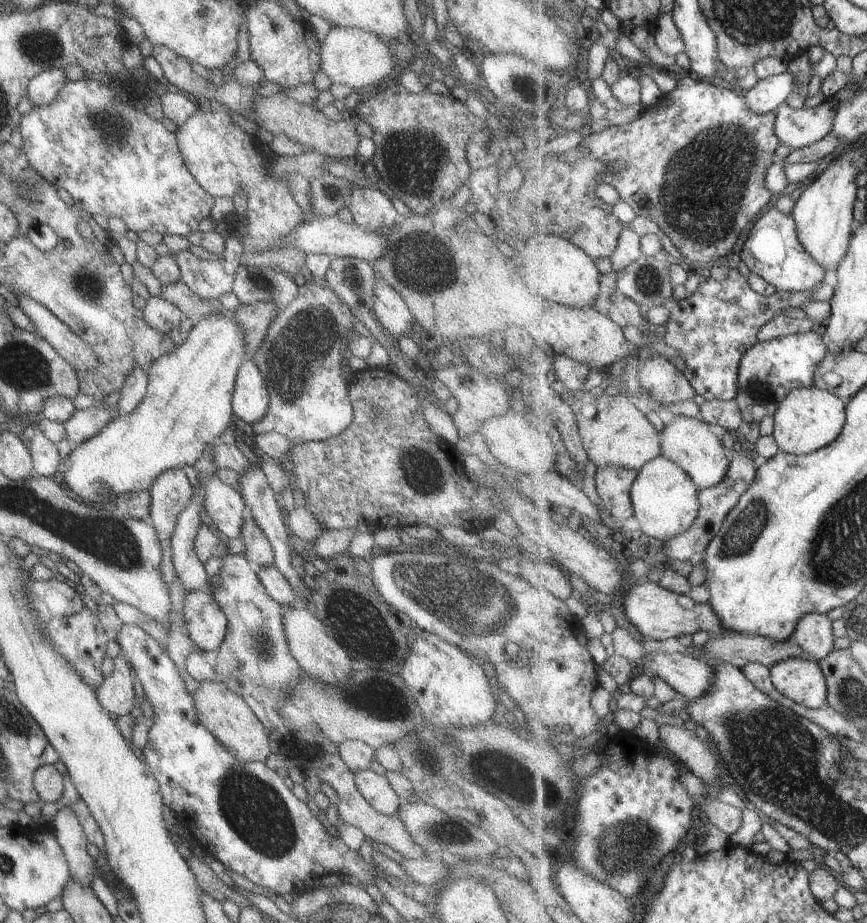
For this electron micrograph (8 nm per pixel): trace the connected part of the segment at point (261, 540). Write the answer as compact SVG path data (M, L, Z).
M244 508L242 512L240 533L244 546L242 556L257 568L272 565L273 553L270 544L261 529L255 524L248 508Z

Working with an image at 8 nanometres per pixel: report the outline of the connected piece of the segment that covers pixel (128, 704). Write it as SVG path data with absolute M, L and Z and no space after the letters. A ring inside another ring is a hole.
M121 651L117 653L113 661L111 674L104 676L94 690L97 702L109 714L115 714L115 716L129 715L135 698L132 673Z

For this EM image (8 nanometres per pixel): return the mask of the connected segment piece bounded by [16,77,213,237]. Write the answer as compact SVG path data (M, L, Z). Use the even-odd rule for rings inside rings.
M81 78L81 80L66 81L57 93L57 96L44 107L31 107L31 109L18 118L16 126L21 135L23 146L22 151L25 153L29 172L33 176L37 176L41 182L51 186L51 188L63 188L65 192L73 199L73 206L83 209L85 212L92 214L101 214L101 216L116 216L119 217L126 226L126 230L132 230L137 233L141 230L149 230L169 235L187 236L190 232L197 231L199 220L209 216L209 210L213 205L211 198L202 188L194 181L194 178L189 174L189 171L184 167L180 152L178 151L175 135L168 132L160 121L154 120L144 112L137 112L132 107L125 104L117 104L117 101L111 96L111 92L99 84L93 82L91 78Z

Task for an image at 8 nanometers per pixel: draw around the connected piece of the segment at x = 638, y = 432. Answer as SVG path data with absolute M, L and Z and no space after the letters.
M560 388L560 392L574 410L584 447L590 460L597 466L617 465L640 471L649 461L663 456L661 433L647 420L645 413L629 401L625 393L595 398L587 390L570 393Z

